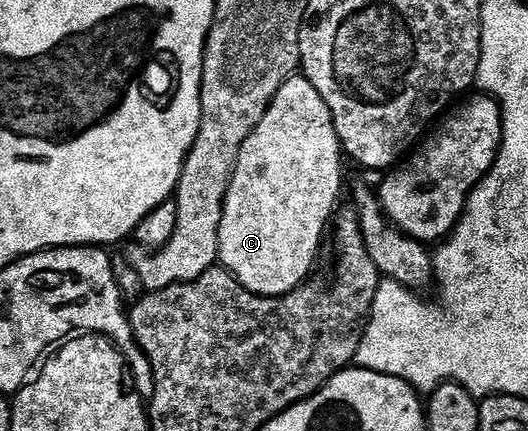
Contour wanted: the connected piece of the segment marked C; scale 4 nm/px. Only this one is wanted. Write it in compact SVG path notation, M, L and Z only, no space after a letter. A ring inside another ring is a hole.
M303 74L289 76L237 155L223 202L223 218L219 222L217 255L220 267L256 296L286 296L306 283L317 260L321 239L324 236L326 239L327 229L338 207L341 160L341 139L337 137L327 102L319 98L319 90L315 90Z

